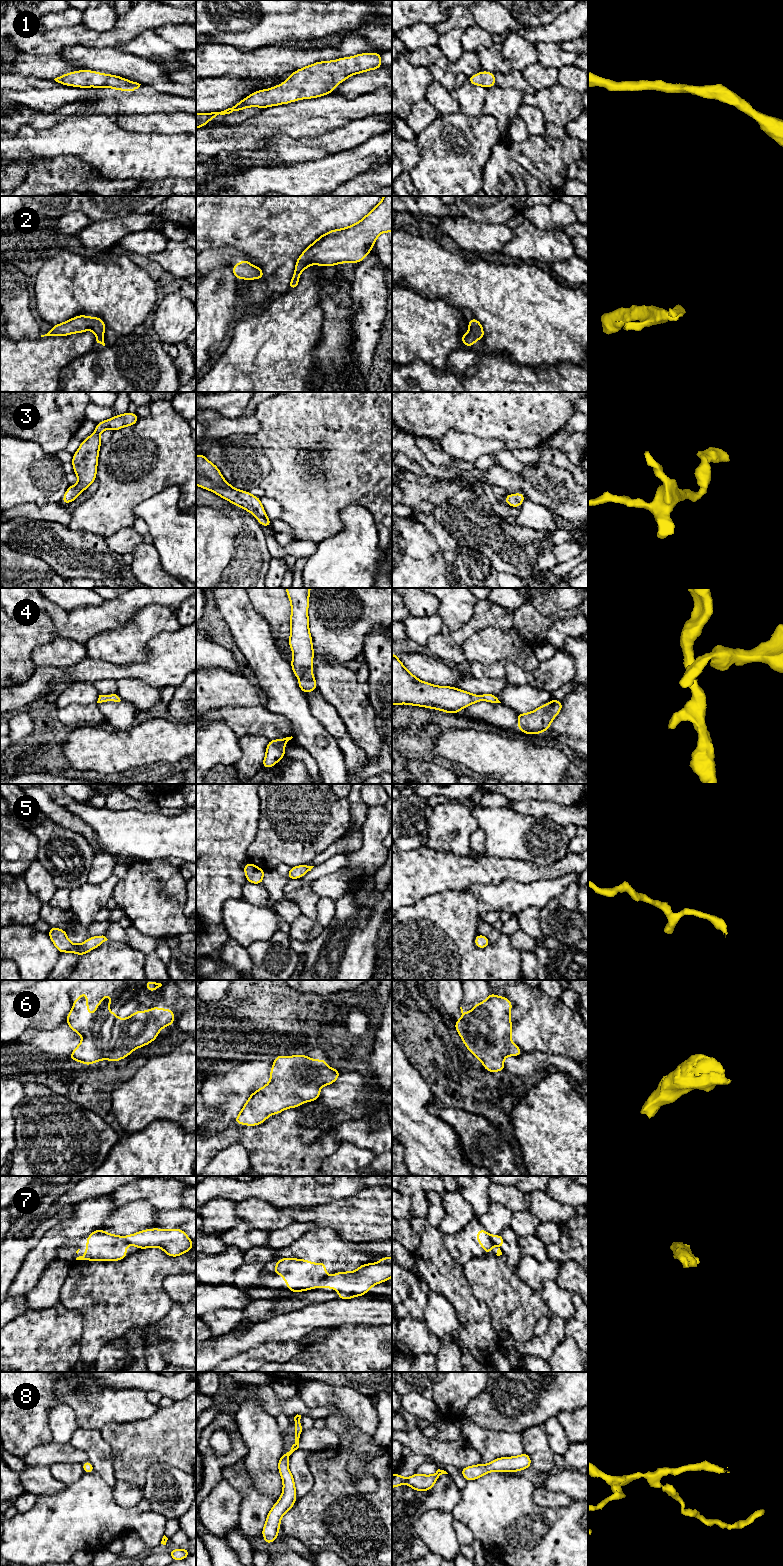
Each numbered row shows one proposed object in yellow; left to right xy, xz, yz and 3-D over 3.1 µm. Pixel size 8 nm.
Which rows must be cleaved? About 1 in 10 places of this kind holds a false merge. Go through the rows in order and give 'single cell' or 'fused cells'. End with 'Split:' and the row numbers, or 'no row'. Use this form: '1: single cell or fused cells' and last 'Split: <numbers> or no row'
1: single cell
2: single cell
3: single cell
4: single cell
5: single cell
6: single cell
7: fused cells
8: single cell
Split: 7

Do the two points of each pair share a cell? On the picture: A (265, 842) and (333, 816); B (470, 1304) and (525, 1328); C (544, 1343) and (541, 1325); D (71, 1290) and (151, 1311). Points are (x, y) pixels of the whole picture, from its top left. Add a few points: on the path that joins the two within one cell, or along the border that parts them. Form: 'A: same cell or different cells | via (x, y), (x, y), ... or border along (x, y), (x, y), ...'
A: same cell | via (282, 837), (308, 817), (316, 817)
B: different cells | border along (473, 1294), (487, 1307), (491, 1326), (497, 1334)
C: different cells | border along (548, 1322), (546, 1331), (541, 1336), (536, 1336)
D: same cell | via (91, 1290), (98, 1290), (108, 1295), (131, 1295)

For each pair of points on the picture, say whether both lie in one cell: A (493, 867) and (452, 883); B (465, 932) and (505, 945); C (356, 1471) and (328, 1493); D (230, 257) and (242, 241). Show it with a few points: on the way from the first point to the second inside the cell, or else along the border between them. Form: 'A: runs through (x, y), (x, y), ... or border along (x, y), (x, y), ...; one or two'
A: runs through (483, 870), (467, 870), (462, 873); one
B: runs through (468, 944), (476, 952), (493, 952); one
C: border along (348, 1452), (347, 1471), (355, 1489), (366, 1493); two
D: border along (213, 247), (234, 247), (243, 253); two

